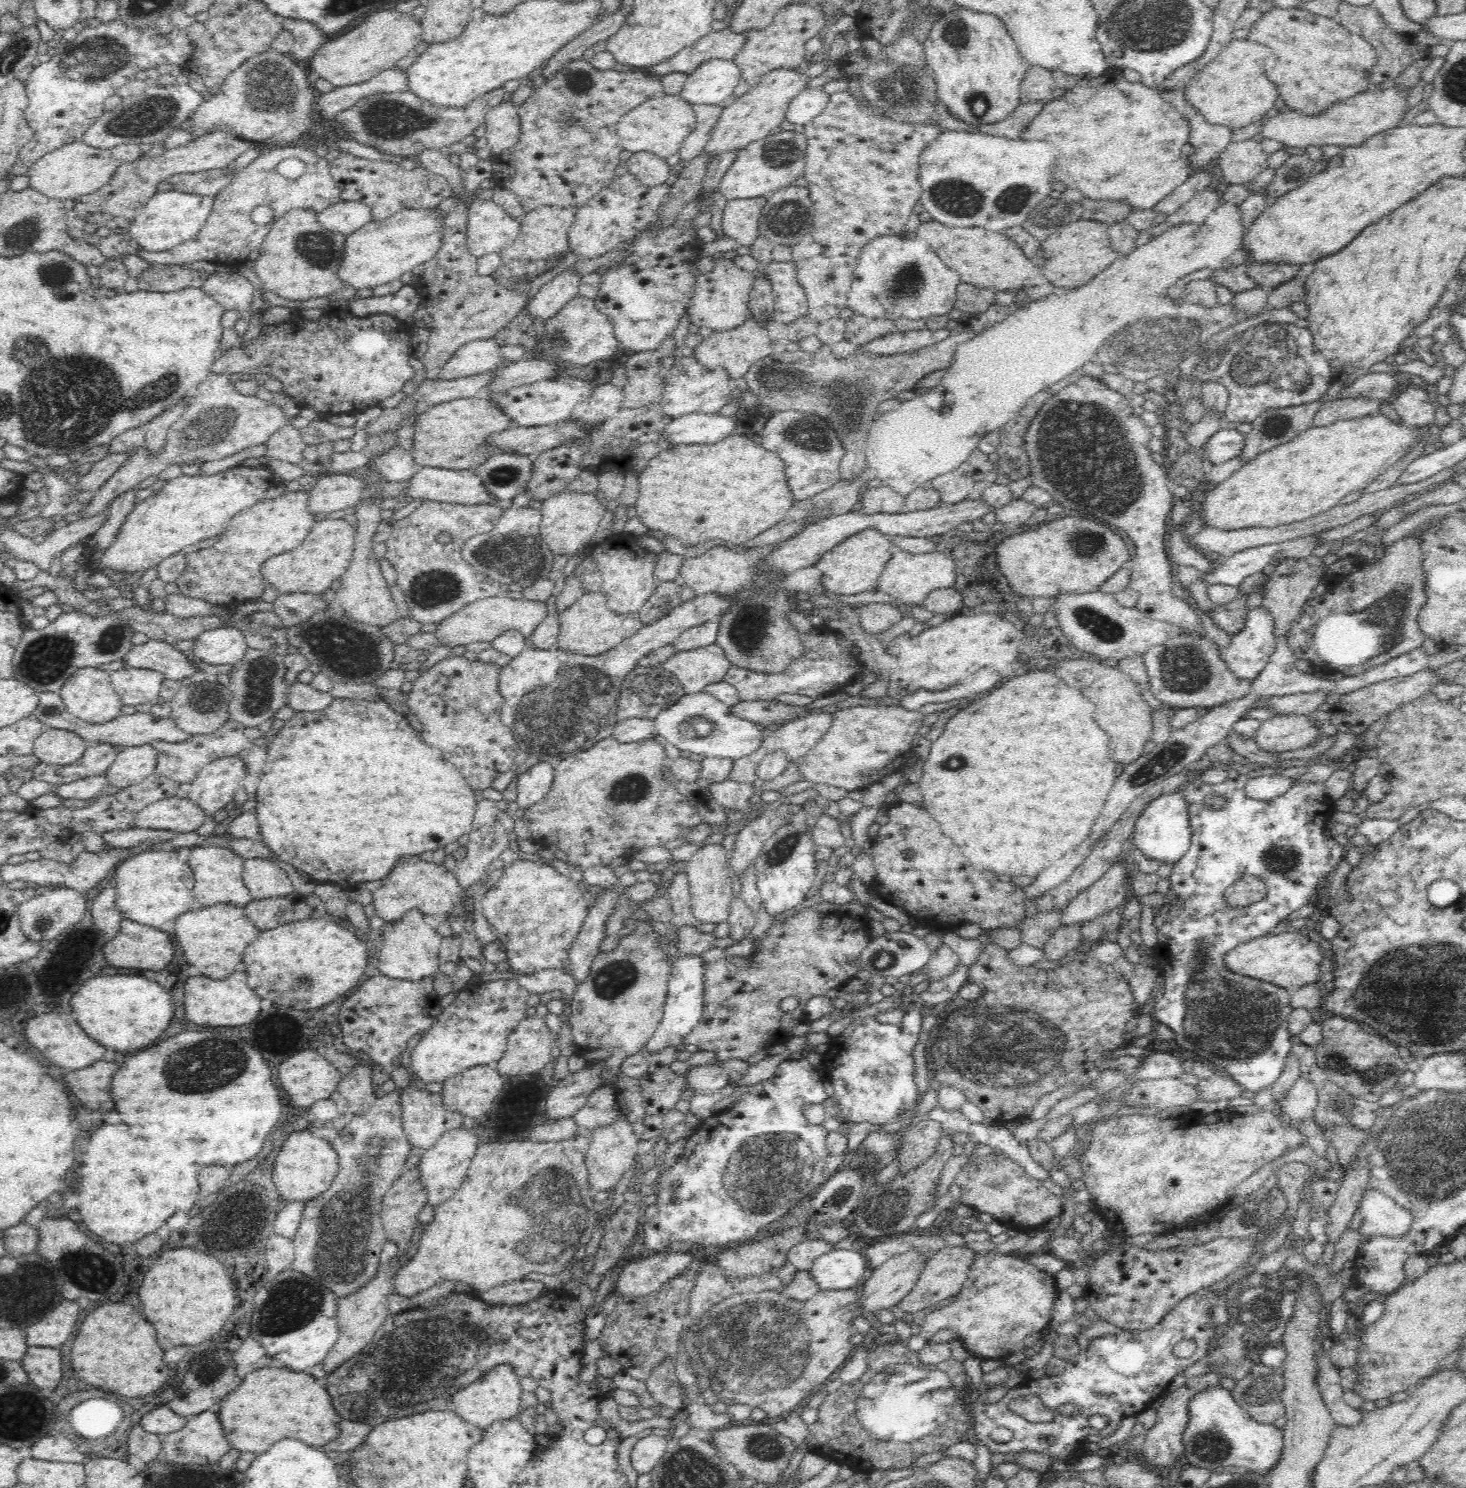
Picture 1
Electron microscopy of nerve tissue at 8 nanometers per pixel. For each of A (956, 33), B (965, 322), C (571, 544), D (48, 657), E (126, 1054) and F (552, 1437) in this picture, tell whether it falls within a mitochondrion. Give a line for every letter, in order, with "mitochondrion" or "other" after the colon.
A: mitochondrion
B: other
C: other
D: mitochondrion
E: other
F: other

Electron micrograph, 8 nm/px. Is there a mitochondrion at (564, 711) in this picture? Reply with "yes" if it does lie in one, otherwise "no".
yes

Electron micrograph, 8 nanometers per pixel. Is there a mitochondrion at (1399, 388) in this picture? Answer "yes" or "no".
no

